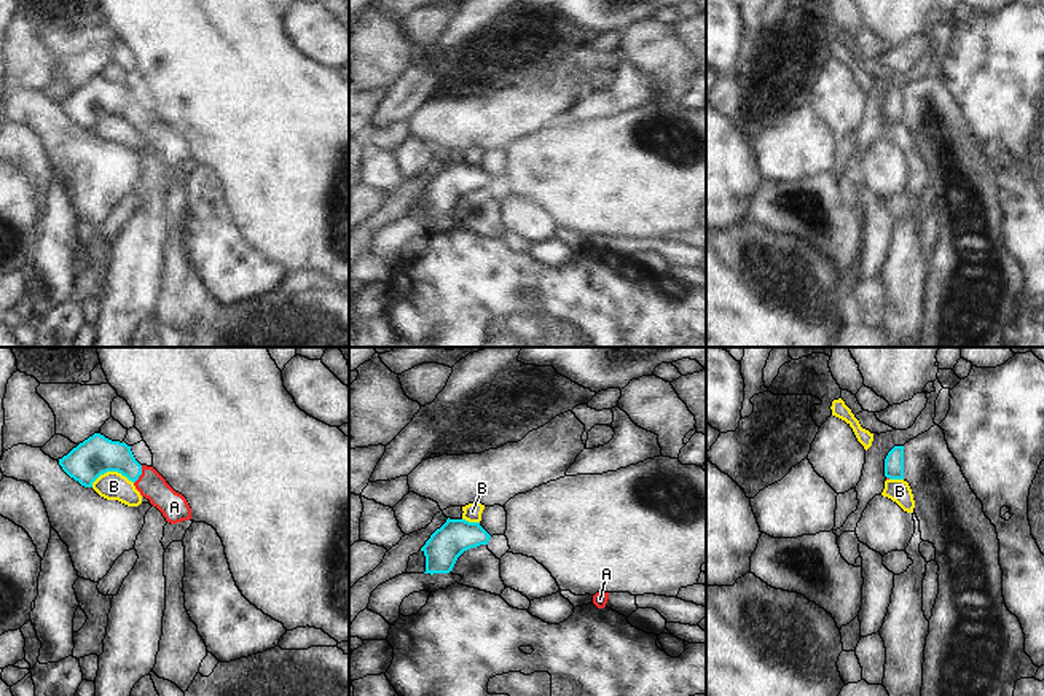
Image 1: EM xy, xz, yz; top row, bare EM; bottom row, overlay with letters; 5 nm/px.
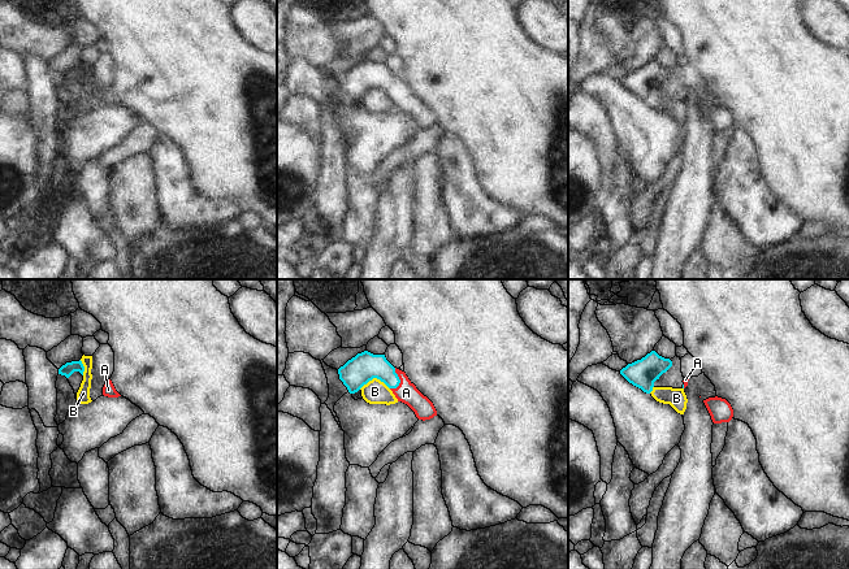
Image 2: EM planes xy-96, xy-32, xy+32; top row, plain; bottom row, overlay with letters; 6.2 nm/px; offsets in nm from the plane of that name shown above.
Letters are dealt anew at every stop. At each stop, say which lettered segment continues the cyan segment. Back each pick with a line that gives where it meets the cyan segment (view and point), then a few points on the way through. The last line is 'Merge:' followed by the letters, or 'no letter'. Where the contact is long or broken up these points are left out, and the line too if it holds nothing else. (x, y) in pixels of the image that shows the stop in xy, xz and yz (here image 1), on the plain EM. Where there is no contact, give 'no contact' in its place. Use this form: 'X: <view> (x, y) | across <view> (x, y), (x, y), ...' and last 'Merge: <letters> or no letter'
A: xy (141, 117) | across xy (98, 97), (117, 99), (141, 117), (174, 150)
Merge: A

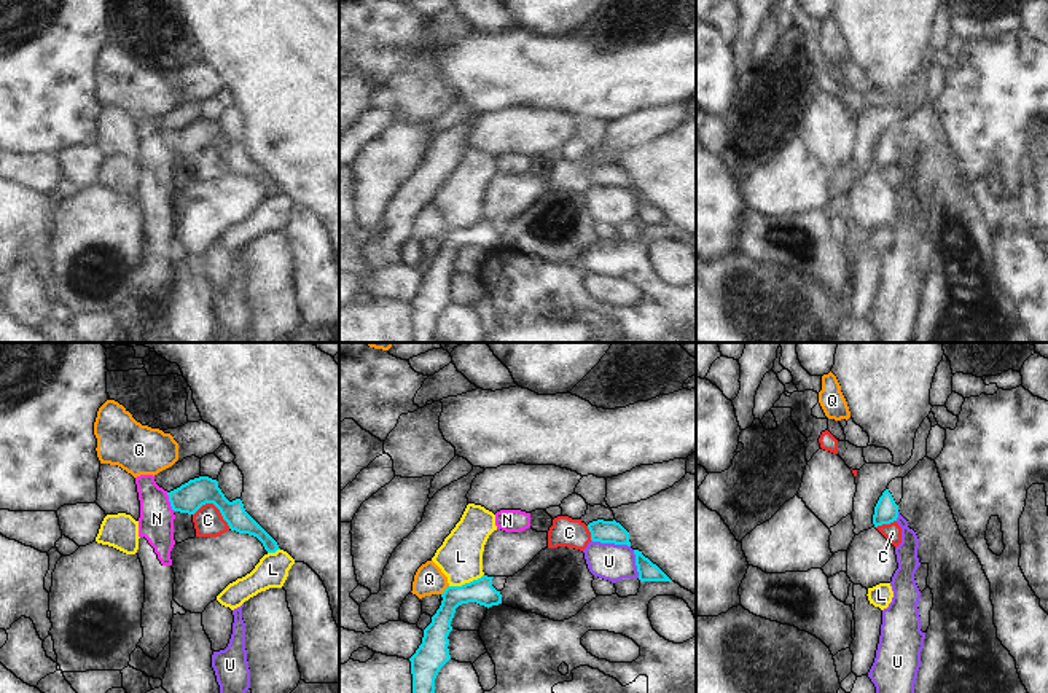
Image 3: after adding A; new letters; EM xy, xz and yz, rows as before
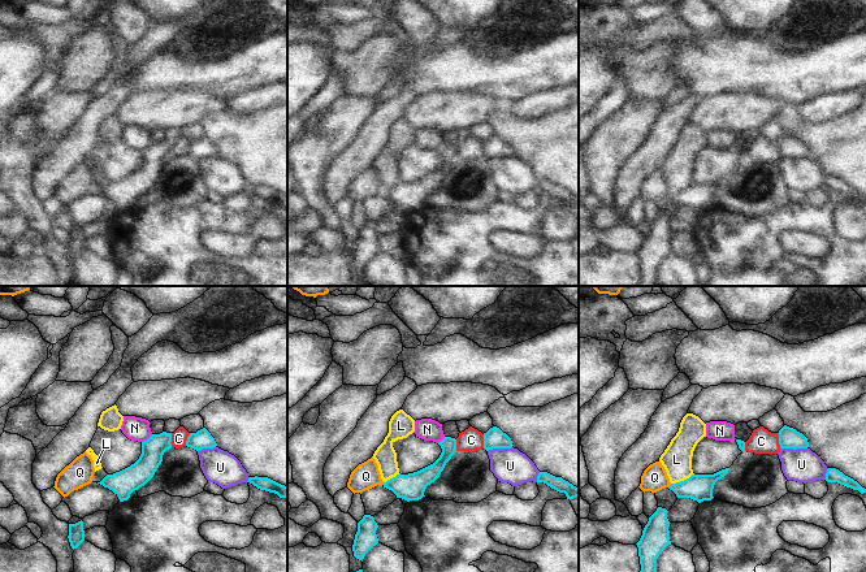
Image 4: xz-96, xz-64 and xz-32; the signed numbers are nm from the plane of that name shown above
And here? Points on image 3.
Merge: no letter

